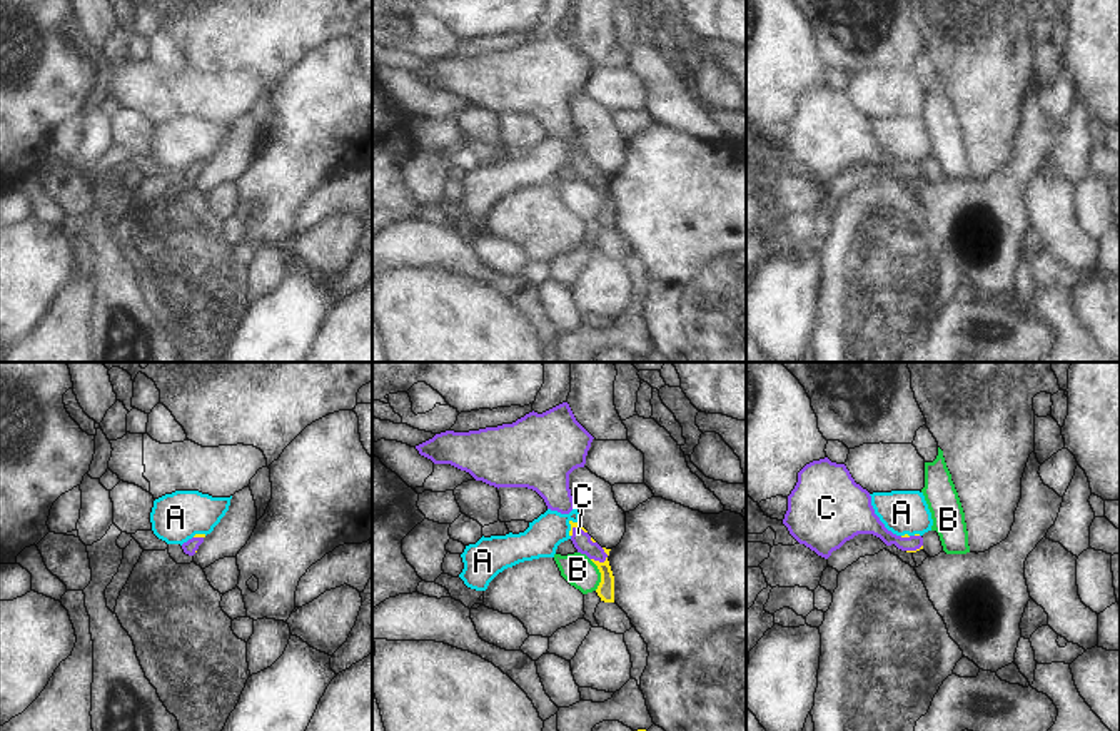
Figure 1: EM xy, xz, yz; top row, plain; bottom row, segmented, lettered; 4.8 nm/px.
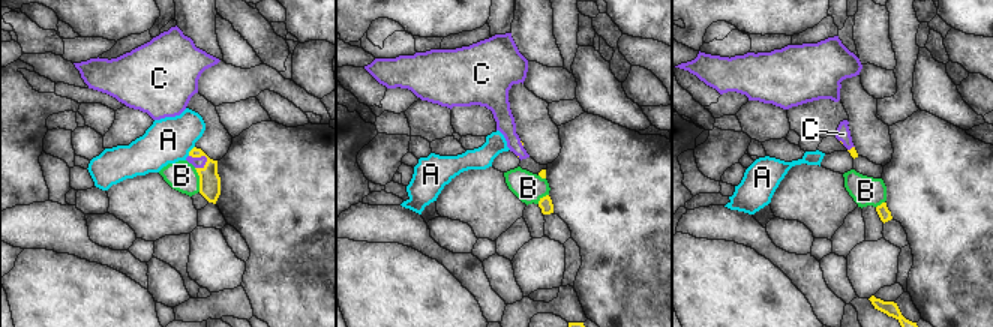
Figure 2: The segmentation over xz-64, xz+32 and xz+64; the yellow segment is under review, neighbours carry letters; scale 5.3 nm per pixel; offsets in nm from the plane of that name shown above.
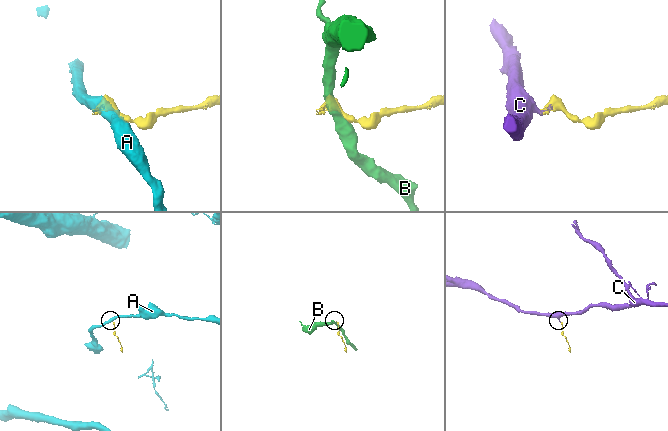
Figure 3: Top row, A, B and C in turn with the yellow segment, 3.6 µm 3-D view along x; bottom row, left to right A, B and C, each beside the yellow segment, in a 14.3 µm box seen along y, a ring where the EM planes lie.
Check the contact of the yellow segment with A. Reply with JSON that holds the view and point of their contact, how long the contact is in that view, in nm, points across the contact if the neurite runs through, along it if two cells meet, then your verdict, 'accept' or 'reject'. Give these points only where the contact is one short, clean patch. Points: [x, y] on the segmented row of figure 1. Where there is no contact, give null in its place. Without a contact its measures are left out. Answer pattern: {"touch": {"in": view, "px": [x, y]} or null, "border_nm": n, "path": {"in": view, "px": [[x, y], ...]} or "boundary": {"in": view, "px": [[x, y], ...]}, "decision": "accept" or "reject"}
{"touch": {"in": "xz", "px": [571, 528]}, "border_nm": 90, "boundary": {"in": "xz", "px": [[578, 521], [571, 524], [570, 536]]}, "decision": "reject"}

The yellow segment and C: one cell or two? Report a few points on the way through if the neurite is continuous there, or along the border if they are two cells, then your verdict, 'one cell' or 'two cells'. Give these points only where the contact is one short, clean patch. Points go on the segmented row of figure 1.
across xz (606, 586), (606, 571), (598, 561), (581, 539) | one cell

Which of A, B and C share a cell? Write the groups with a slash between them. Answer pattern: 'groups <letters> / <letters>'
groups A / B / C

